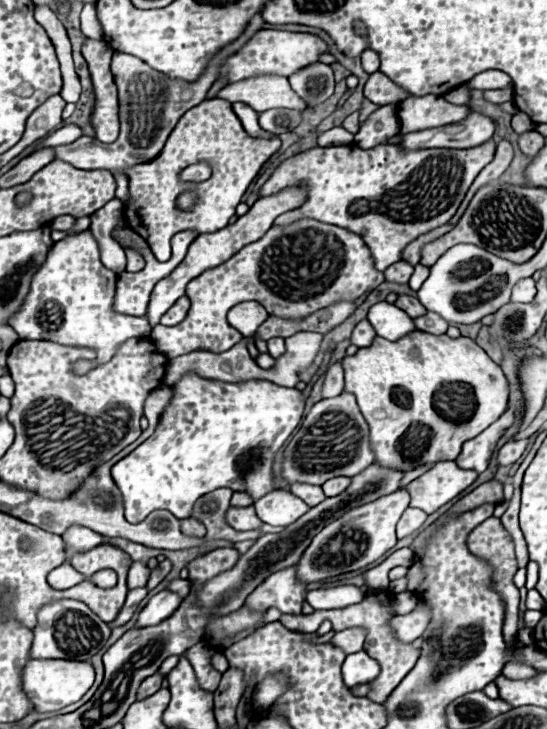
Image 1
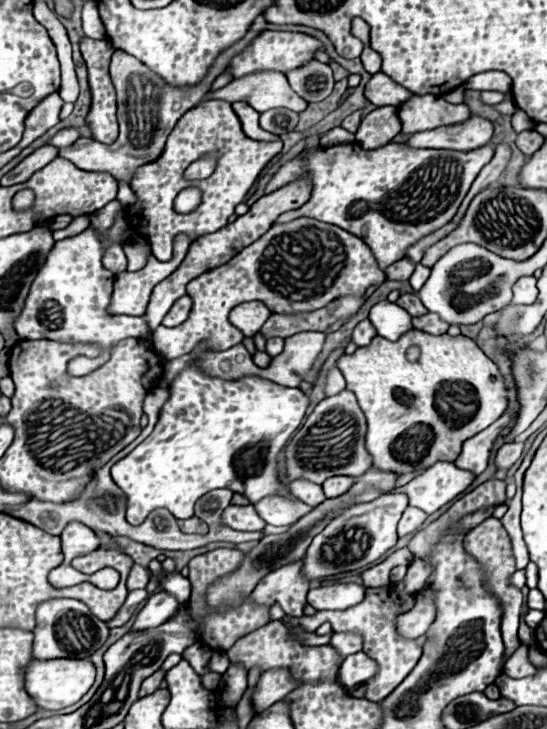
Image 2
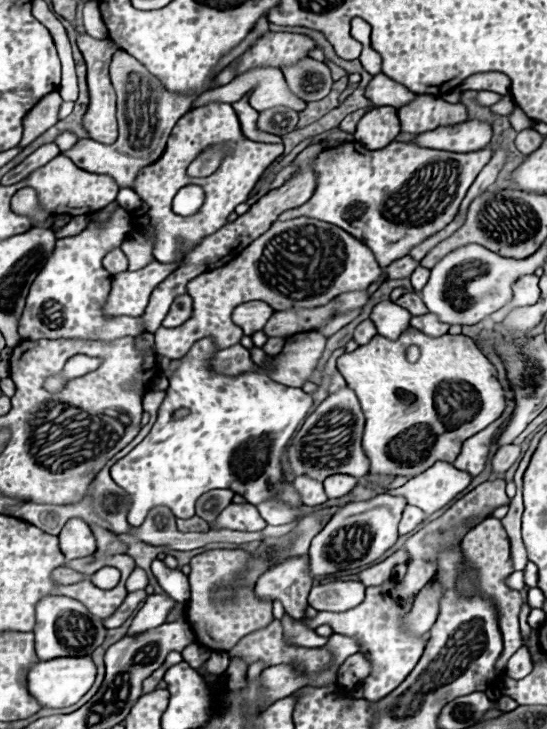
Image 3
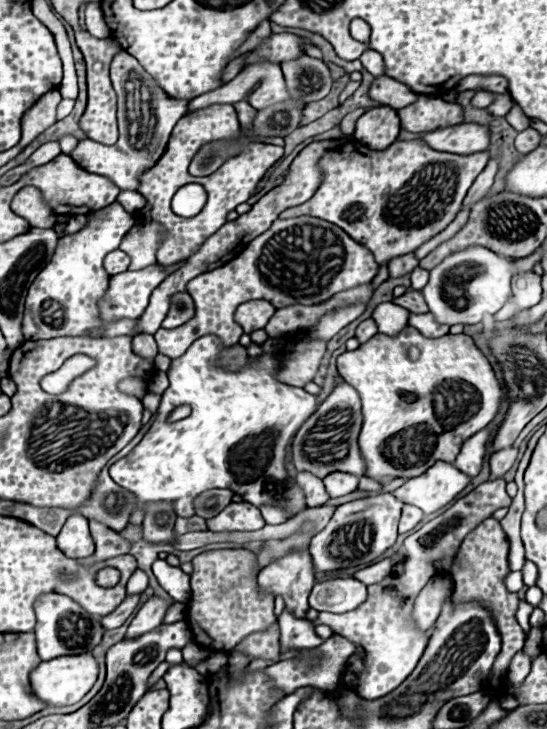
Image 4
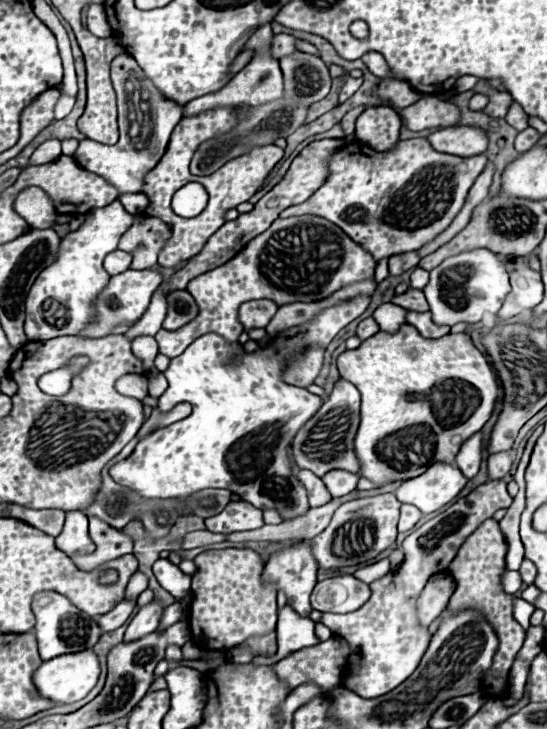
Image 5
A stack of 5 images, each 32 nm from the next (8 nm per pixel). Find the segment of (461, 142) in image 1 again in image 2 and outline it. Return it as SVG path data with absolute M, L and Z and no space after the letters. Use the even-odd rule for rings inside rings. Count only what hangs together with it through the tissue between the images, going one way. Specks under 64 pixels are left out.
M470 116L468 120L452 126L424 130L410 134L404 142L410 148L446 148L446 150L474 150L490 142L494 126L484 118Z

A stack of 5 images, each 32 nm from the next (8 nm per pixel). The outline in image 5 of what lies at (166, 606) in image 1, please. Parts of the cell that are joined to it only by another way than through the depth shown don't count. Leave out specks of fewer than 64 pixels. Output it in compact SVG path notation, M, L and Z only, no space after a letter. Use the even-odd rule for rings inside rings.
M152 600L144 608L140 608L138 614L128 624L128 630L124 634L124 642L132 642L132 640L138 640L138 638L154 632L158 628L158 624L160 624L162 614L164 614L164 606L160 602L156 602L156 600Z

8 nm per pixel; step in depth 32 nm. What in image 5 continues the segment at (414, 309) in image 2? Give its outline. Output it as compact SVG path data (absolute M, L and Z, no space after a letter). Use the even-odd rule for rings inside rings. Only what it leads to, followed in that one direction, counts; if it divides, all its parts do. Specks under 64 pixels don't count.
M414 288L406 290L400 296L394 296L392 298L392 304L402 306L402 308L412 310L412 312L428 312L428 302L426 302L422 290L414 290Z

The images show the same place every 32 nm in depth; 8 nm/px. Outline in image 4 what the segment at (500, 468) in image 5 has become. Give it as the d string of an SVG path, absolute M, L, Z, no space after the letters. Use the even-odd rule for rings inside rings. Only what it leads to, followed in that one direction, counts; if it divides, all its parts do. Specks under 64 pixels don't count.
M510 446L506 450L498 450L492 454L490 458L490 472L492 472L492 478L500 478L504 476L512 464L516 462L516 456L518 456L518 448L516 446Z

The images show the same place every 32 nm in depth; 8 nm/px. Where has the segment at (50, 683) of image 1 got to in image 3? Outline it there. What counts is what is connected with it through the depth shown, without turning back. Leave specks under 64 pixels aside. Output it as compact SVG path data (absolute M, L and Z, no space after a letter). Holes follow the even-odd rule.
M54 658L50 662L36 662L28 670L28 690L44 708L66 708L76 704L94 684L96 666L92 658Z

